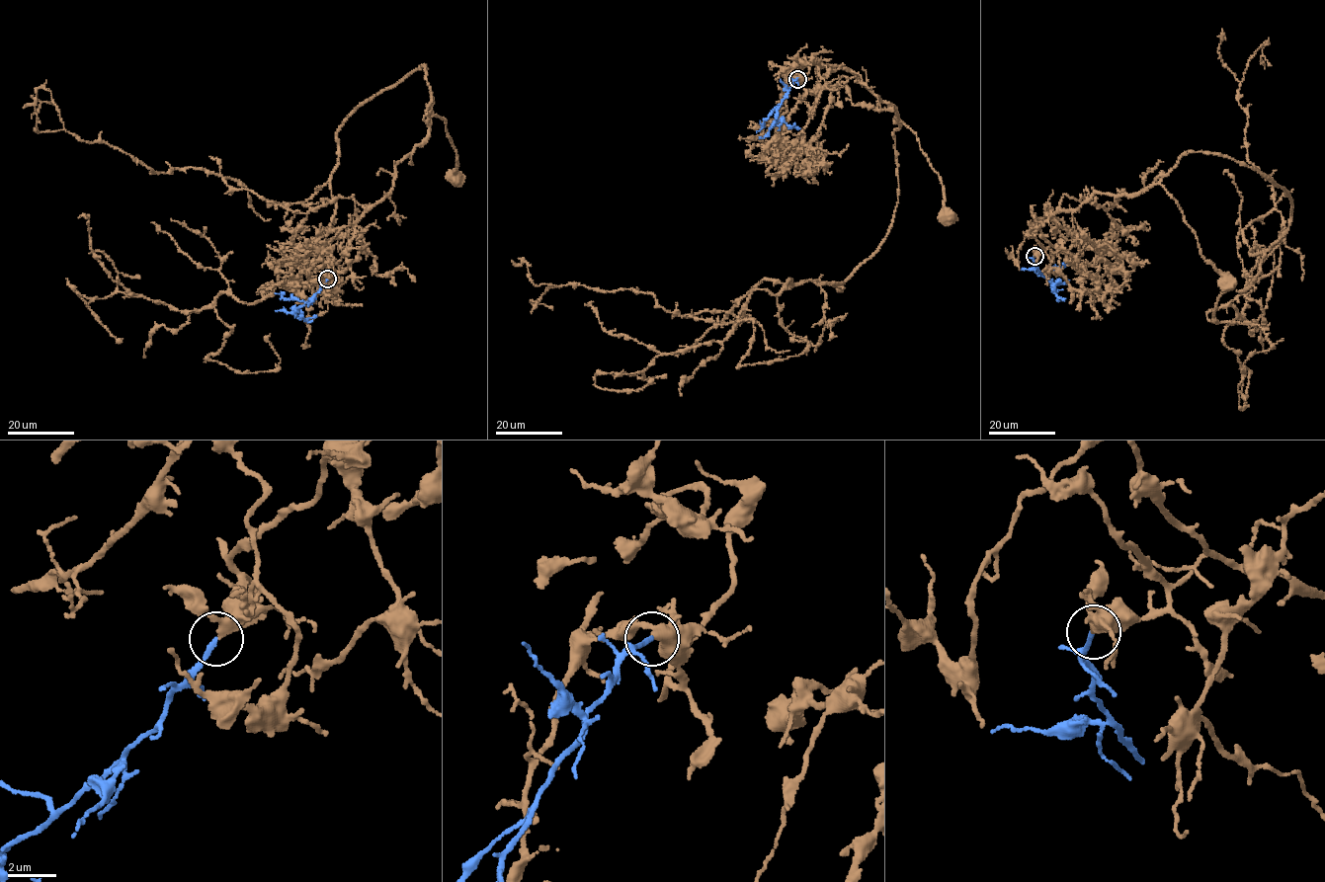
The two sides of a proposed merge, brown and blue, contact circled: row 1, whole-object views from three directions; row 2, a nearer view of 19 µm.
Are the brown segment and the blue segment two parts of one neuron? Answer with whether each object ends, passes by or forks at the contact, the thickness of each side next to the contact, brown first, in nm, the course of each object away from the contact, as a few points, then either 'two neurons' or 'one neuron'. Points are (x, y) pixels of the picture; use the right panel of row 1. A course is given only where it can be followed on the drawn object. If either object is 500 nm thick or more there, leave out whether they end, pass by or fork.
brown passes by | blue ends | 320/190 nm | brown via (1035, 256), (1044, 248), (1035, 232), (1056, 212), (1096, 192), (1129, 197), (1158, 183), (1223, 283) | blue via (1035, 256), (1034, 261), (1038, 272), (1050, 282), (1056, 283), (1055, 291), (1064, 300) | one neuron

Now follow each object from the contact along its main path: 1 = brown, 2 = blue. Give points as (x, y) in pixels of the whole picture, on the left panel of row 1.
1: (327, 279), (358, 221), (392, 186), (396, 163), (422, 144), (432, 116), (445, 120), (455, 151), (457, 180)
2: (327, 279), (310, 299), (292, 312), (297, 309), (305, 320), (317, 316)

